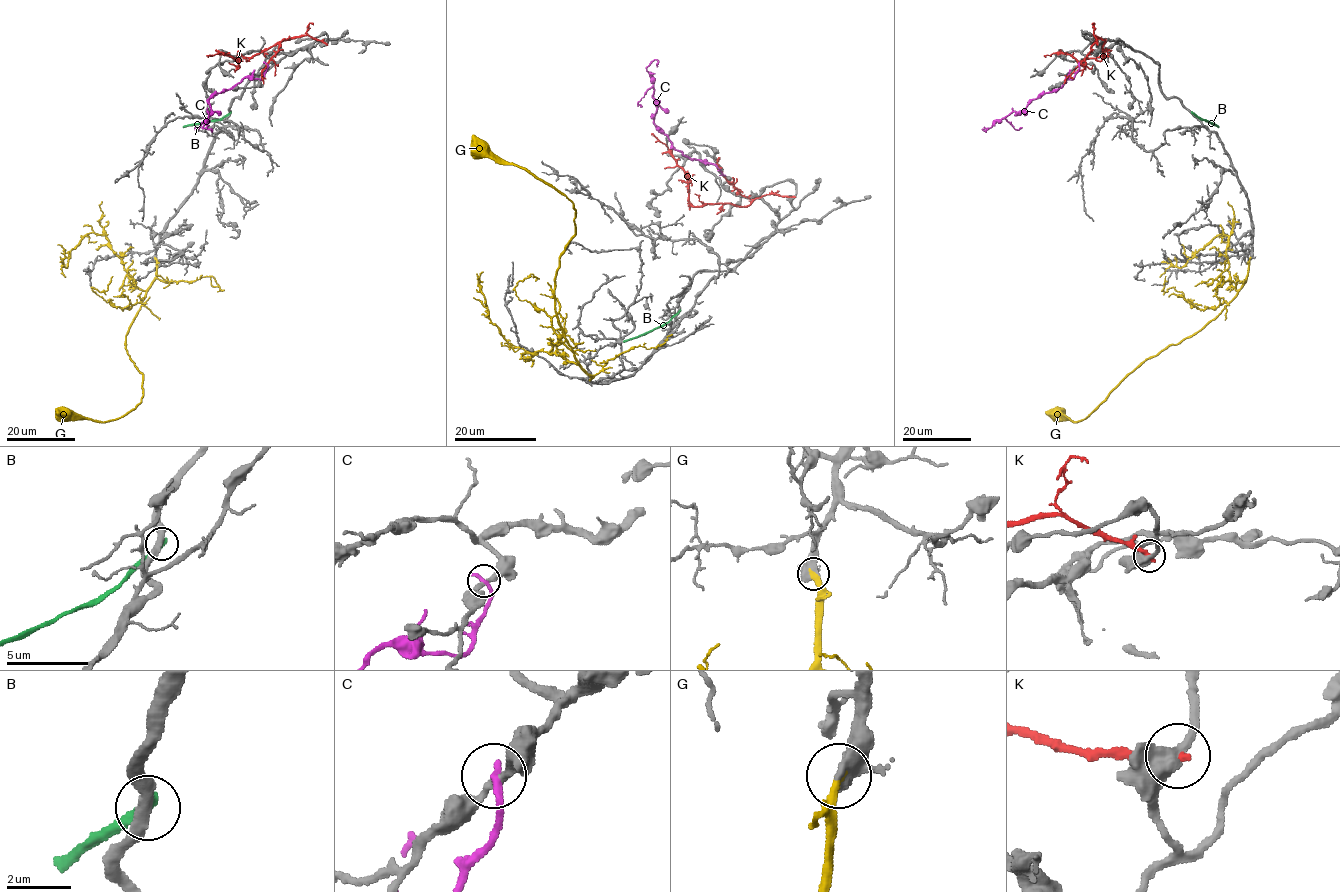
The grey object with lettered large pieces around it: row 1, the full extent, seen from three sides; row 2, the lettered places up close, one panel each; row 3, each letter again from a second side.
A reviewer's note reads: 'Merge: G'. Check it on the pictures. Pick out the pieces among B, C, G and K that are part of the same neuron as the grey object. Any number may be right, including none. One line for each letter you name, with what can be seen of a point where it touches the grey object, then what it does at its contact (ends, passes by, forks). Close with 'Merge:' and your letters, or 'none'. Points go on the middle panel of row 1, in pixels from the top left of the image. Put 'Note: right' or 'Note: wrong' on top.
Note: right
G: (590, 379) | it ends
Merge: G

